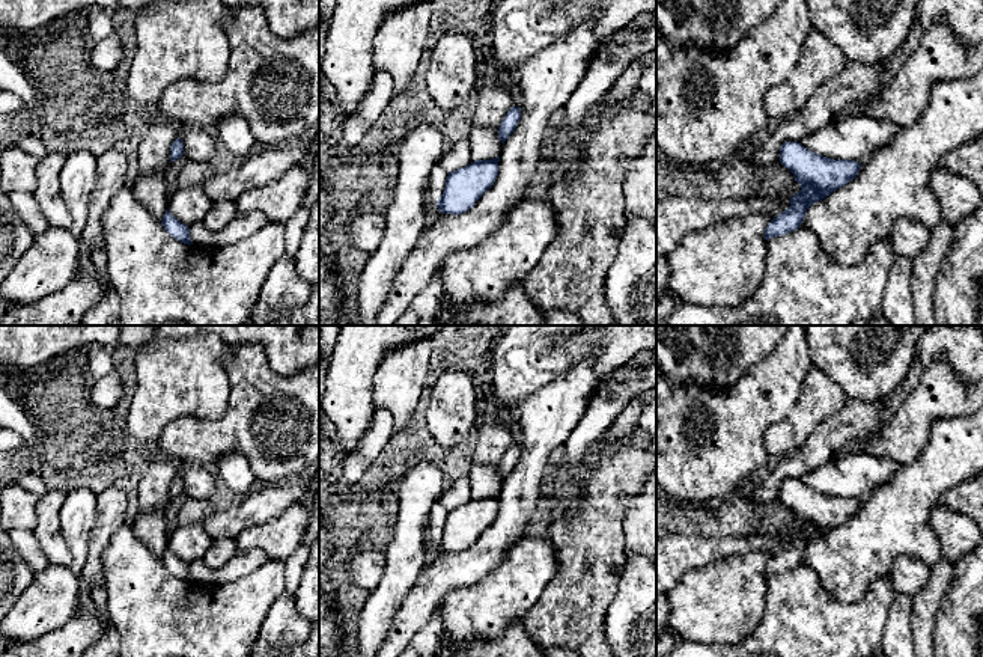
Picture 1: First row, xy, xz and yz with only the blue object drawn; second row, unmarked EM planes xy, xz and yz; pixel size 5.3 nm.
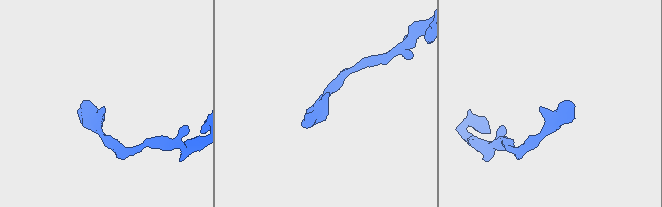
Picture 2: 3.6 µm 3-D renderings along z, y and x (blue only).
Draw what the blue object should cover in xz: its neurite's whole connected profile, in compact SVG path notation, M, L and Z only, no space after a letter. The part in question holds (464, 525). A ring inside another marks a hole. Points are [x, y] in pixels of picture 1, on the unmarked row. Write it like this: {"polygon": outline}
{"polygon": "M500 494L476 497L471 502L453 508L446 517L437 545L443 552L464 552L491 526L498 514Z"}

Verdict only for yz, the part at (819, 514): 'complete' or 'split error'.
complete

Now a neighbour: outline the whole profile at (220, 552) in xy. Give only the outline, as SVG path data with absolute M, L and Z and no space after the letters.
M215 538L203 555L202 562L209 568L218 570L223 568L236 553L238 550L233 538Z

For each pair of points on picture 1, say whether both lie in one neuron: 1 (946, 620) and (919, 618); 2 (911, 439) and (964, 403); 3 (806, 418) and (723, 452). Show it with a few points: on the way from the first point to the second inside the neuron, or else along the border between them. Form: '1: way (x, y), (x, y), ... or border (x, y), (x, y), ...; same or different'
1: border (947, 586), (947, 594), (935, 617), (934, 641); different
2: way (920, 424), (941, 403), (949, 403); same
3: border (789, 412), (763, 436), (768, 457); different

